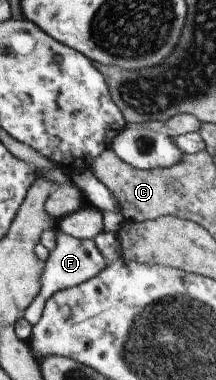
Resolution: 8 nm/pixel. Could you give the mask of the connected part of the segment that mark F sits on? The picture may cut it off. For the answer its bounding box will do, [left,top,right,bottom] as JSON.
[22,230,107,326]

